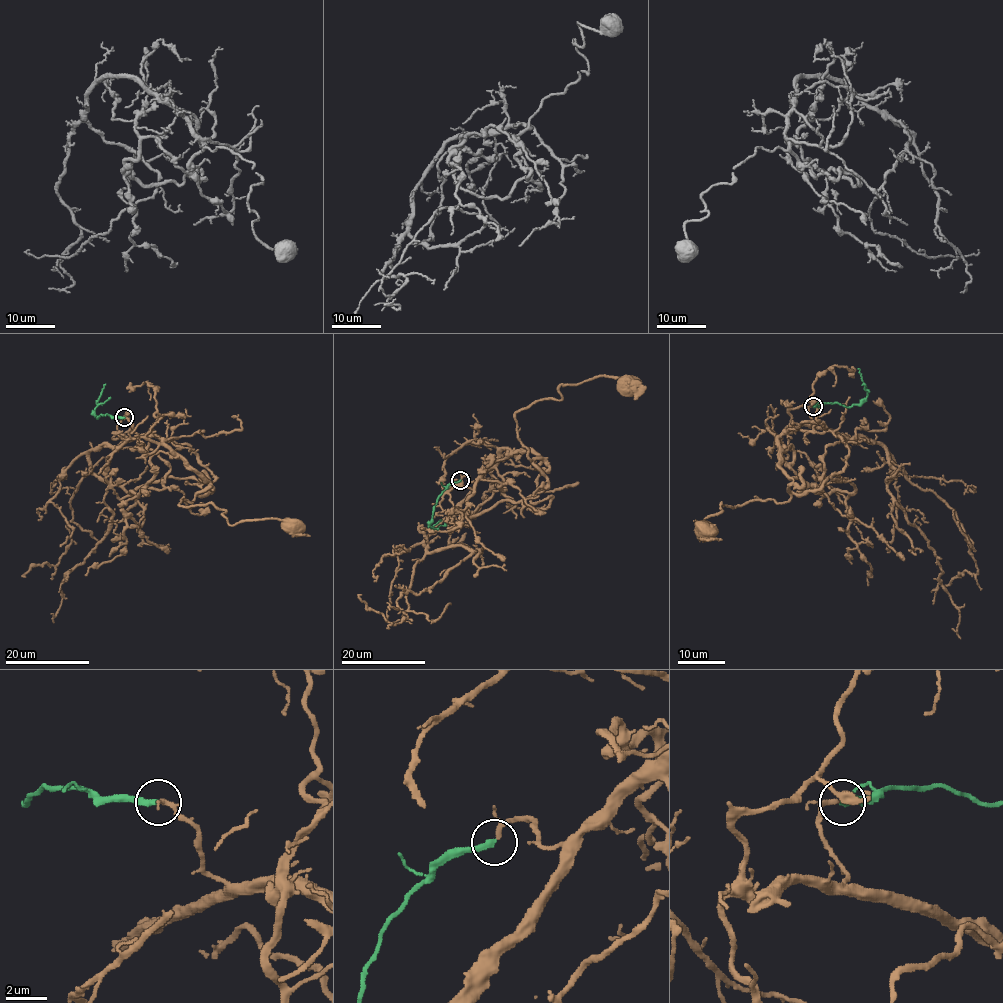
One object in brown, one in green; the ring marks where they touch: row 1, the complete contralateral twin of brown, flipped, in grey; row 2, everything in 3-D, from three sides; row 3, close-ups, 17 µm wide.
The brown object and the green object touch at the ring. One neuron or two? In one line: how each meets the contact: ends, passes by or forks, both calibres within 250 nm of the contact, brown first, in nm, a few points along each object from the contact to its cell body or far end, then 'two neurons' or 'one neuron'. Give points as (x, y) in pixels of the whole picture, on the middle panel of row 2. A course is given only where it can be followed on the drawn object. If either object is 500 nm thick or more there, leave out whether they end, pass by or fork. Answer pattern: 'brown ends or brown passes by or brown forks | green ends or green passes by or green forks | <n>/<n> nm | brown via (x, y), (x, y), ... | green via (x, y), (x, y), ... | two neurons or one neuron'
brown passes by | green ends | 160/280 nm | brown via (460, 480), (477, 480), (504, 449), (545, 462), (527, 457), (515, 414), (560, 399), (561, 385), (628, 383) | green via (460, 480), (453, 481), (438, 497), (430, 526), (442, 520) | one neuron

